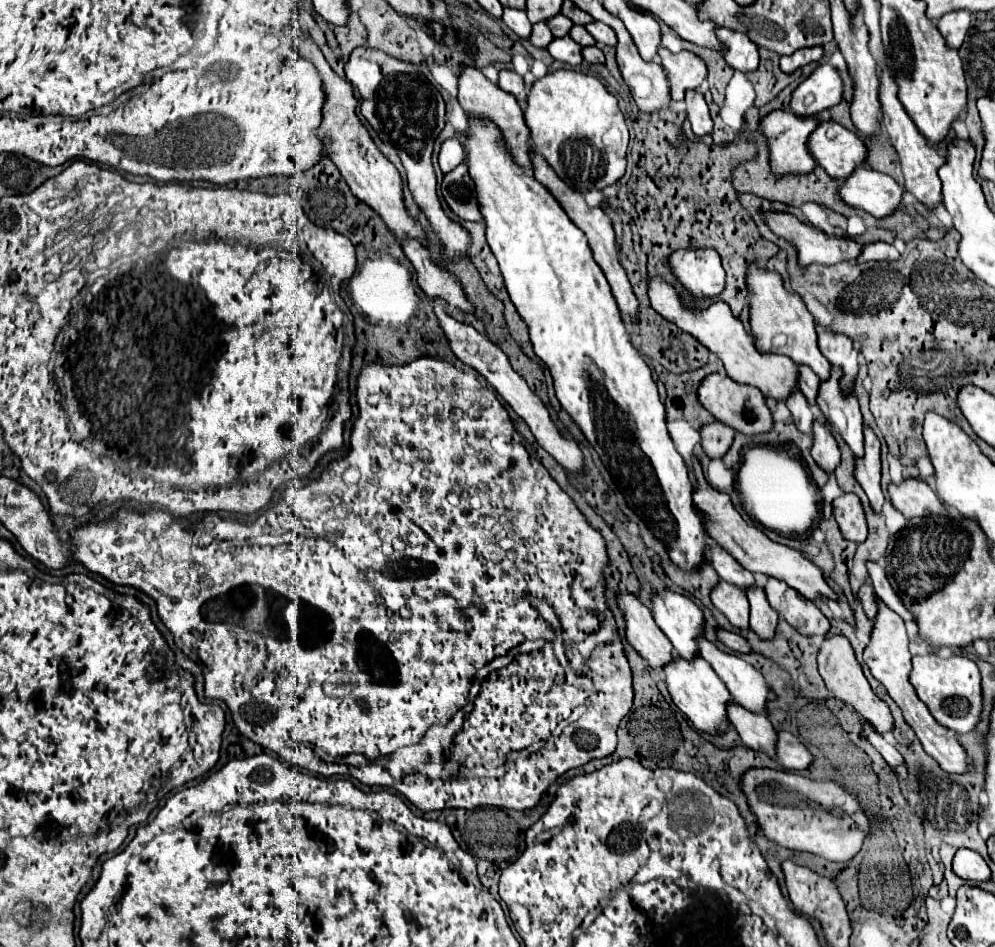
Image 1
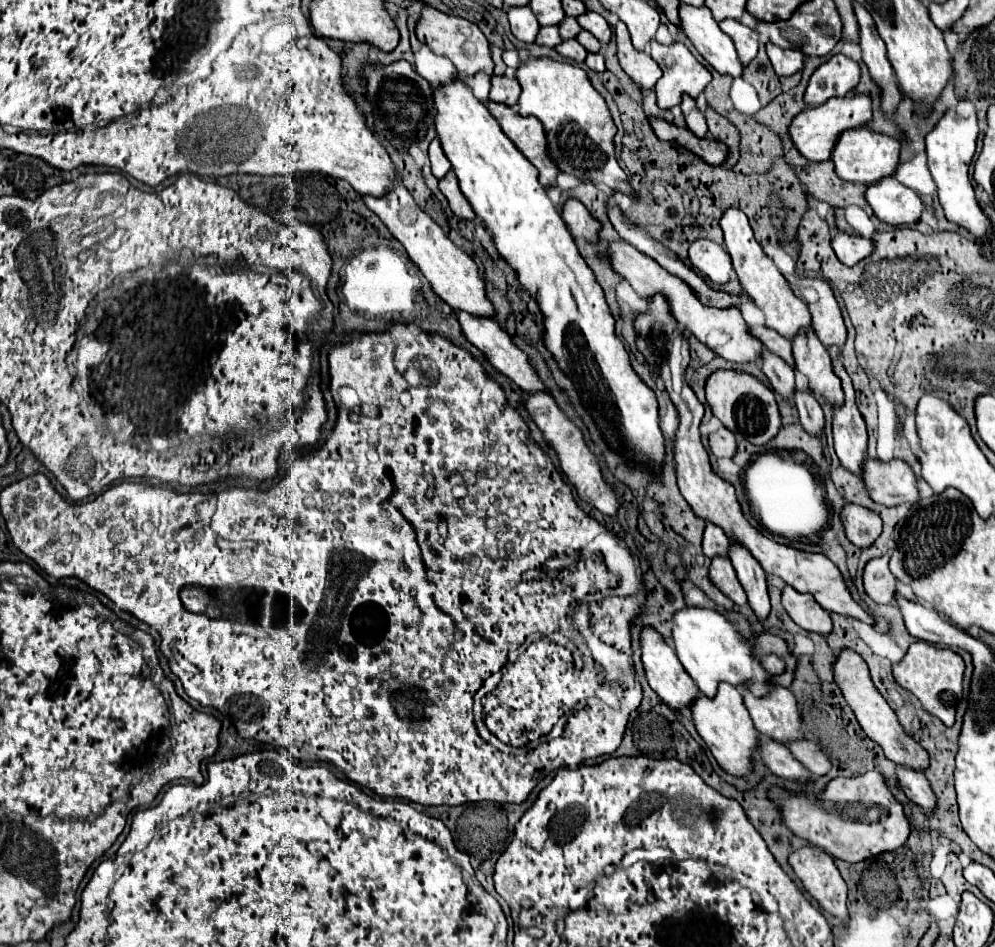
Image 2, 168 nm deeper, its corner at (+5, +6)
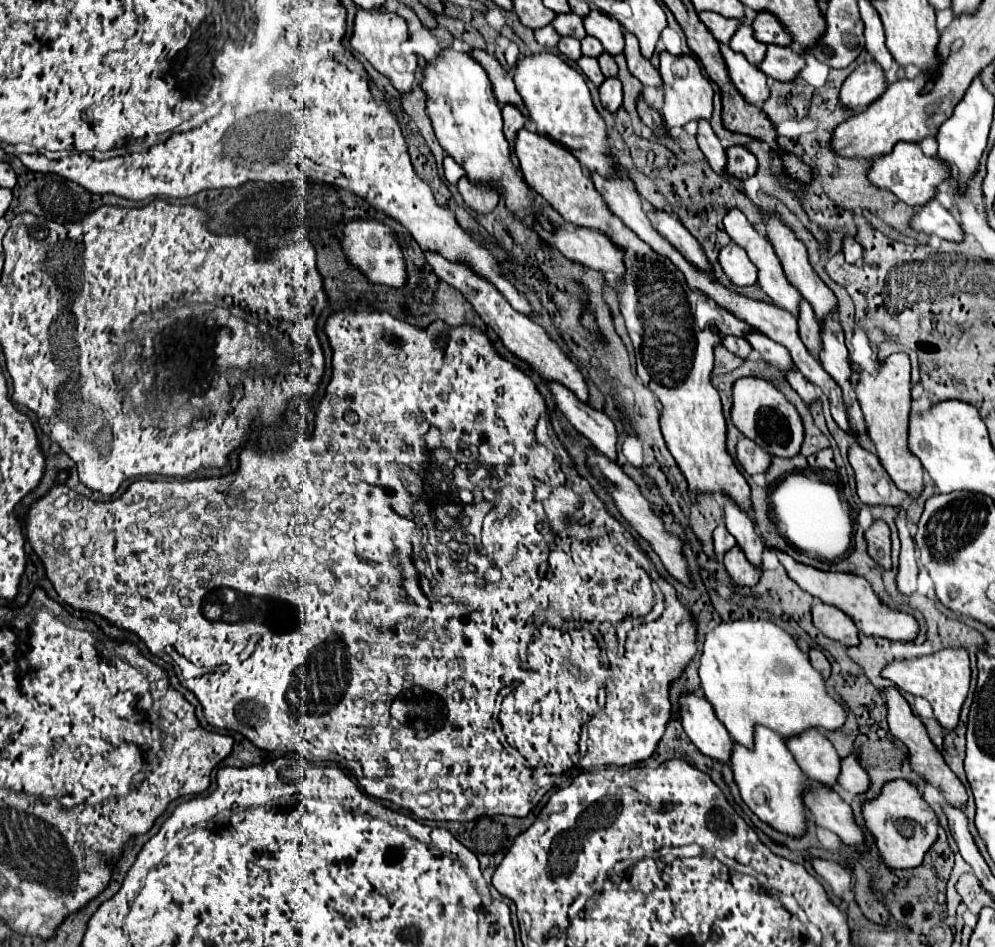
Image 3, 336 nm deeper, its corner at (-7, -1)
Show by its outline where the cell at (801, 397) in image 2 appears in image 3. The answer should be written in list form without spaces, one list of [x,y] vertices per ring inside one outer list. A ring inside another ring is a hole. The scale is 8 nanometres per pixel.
[[[795,369],[795,371],[789,371],[787,375],[787,381],[791,383],[791,387],[799,393],[799,397],[805,401],[805,405],[811,405],[815,399],[817,399],[817,393],[815,393],[815,387]]]

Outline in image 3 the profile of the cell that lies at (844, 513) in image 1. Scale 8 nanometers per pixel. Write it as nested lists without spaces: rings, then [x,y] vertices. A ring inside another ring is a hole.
[[[875,519],[873,525],[865,531],[869,555],[883,565],[883,569],[891,569],[891,541],[889,541],[889,527],[885,521]]]

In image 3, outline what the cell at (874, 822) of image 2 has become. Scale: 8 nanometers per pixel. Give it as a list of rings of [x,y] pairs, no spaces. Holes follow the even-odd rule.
[[[887,781],[875,799],[863,801],[861,811],[865,819],[865,829],[873,835],[879,857],[883,865],[889,869],[909,869],[921,865],[923,855],[937,839],[939,819],[935,811],[925,803],[925,799],[919,795],[917,787],[909,781]]]

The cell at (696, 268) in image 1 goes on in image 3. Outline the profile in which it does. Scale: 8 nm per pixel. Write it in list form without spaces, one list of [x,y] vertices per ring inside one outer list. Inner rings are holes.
[[[727,245],[719,251],[719,265],[723,273],[729,277],[729,281],[737,287],[755,285],[757,281],[757,269],[749,261],[747,253],[737,245]]]

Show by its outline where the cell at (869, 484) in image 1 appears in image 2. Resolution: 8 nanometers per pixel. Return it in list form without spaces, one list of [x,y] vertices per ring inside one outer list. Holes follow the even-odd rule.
[[[829,346],[829,356],[833,362],[833,372],[841,380],[841,388],[845,392],[843,404],[833,406],[833,438],[835,438],[835,452],[841,464],[859,474],[865,460],[867,450],[867,428],[855,404],[855,392],[851,386],[851,378],[847,376],[843,364],[839,362],[839,348]]]

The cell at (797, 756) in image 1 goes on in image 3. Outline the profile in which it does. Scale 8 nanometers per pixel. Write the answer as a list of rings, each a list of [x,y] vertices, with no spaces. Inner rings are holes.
[[[849,755],[849,757],[843,757],[843,759],[841,759],[839,785],[841,785],[845,791],[853,793],[853,795],[867,791],[867,787],[869,787],[869,775],[867,775],[867,771],[859,765],[857,755]]]

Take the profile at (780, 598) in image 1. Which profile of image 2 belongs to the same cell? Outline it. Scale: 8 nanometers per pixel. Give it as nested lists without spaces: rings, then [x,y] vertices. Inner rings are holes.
[[[785,586],[783,590],[783,608],[791,616],[795,624],[799,624],[803,630],[819,632],[819,634],[831,634],[833,622],[827,610],[823,610],[811,594],[801,594],[791,586]]]

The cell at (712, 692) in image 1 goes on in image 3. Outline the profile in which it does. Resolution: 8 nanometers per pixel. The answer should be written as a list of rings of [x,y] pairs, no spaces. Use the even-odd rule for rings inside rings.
[[[755,727],[753,747],[743,747],[741,743],[733,741],[731,769],[743,801],[759,819],[789,835],[805,833],[805,813],[801,793],[803,789],[809,787],[809,779],[799,769],[793,755],[787,751],[781,735],[775,735],[775,731],[771,731],[769,727]]]

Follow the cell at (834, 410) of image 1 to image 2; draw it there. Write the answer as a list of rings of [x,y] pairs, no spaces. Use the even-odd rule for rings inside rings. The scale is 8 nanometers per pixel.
[[[801,328],[799,334],[793,338],[793,358],[795,358],[795,368],[801,370],[807,380],[809,386],[815,394],[825,396],[829,404],[841,404],[843,402],[843,390],[841,390],[841,382],[839,378],[831,372],[831,358],[827,356],[827,348],[819,342],[819,338],[815,336],[813,328]]]

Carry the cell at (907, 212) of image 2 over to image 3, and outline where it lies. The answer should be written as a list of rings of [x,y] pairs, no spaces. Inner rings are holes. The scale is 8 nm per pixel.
[[[931,199],[925,205],[921,205],[921,207],[915,209],[909,225],[915,231],[927,233],[927,235],[937,235],[941,239],[949,239],[949,241],[951,239],[963,239],[961,225],[935,199]]]

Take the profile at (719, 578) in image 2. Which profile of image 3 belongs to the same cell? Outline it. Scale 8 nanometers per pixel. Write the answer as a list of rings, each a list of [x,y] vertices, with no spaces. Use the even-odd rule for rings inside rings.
[[[733,547],[731,551],[725,553],[725,569],[727,573],[731,575],[733,583],[735,585],[741,585],[741,587],[755,587],[759,583],[759,577],[761,577],[761,569],[753,567],[743,551],[739,547]]]

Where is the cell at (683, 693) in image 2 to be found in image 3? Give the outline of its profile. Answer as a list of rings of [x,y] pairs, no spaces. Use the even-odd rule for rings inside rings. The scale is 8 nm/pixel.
[[[685,691],[679,695],[679,705],[683,729],[697,749],[717,761],[729,761],[733,739],[723,723],[719,723],[711,703],[701,693]]]

